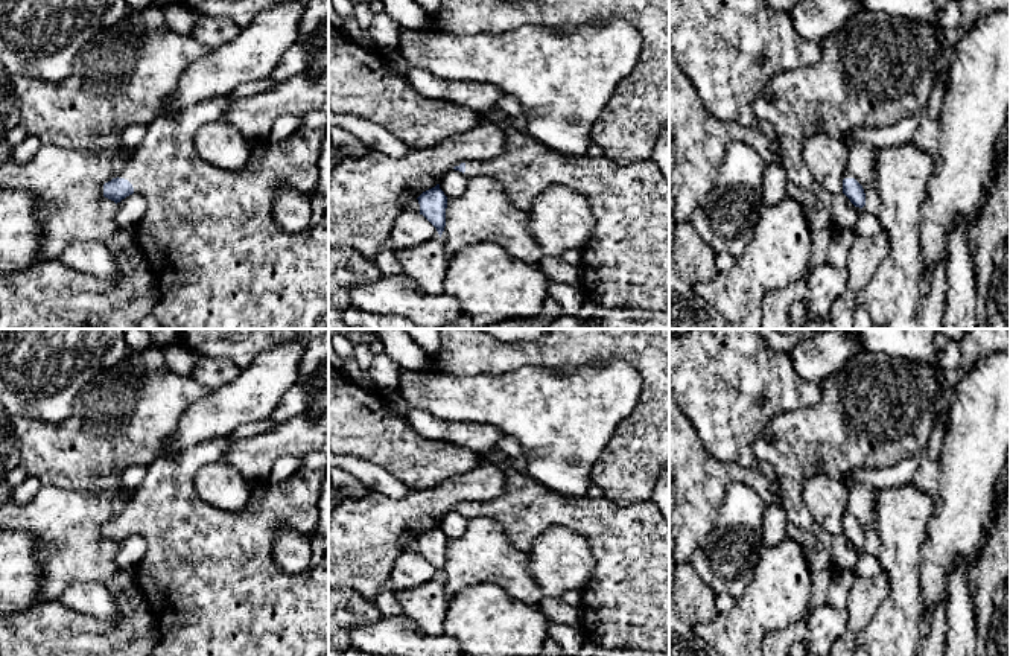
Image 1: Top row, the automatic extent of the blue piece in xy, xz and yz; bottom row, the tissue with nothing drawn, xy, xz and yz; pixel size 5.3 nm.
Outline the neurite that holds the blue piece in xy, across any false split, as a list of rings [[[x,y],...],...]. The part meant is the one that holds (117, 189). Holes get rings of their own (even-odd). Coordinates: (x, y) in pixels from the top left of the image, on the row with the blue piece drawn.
[[[218,97],[161,113],[146,125],[146,135],[123,172],[103,184],[103,196],[116,204],[132,193],[146,201],[146,212],[134,227],[134,242],[154,272],[158,300],[152,315],[163,329],[329,329],[329,215],[298,233],[280,230],[272,221],[272,192],[280,184],[315,195],[329,114],[306,114],[297,132],[278,143],[252,146],[245,167],[227,170],[198,155],[195,134],[205,123],[222,122],[231,103]]]

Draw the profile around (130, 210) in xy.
[[[132,193],[117,202],[116,224],[119,228],[134,228],[146,212],[146,201],[141,195]]]

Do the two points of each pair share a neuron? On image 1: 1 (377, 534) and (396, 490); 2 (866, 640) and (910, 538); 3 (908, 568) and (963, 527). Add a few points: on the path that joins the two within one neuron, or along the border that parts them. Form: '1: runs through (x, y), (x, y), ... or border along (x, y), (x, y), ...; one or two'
1: border along (371, 489), (391, 498), (403, 498), (409, 492); two
2: runs through (892, 614), (904, 601), (904, 563); one
3: border along (928, 524), (921, 565), (922, 594); two

